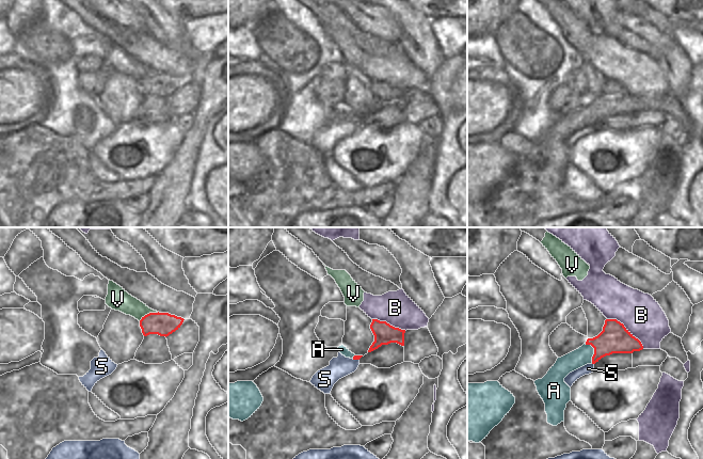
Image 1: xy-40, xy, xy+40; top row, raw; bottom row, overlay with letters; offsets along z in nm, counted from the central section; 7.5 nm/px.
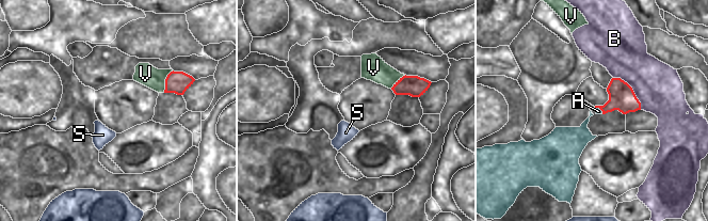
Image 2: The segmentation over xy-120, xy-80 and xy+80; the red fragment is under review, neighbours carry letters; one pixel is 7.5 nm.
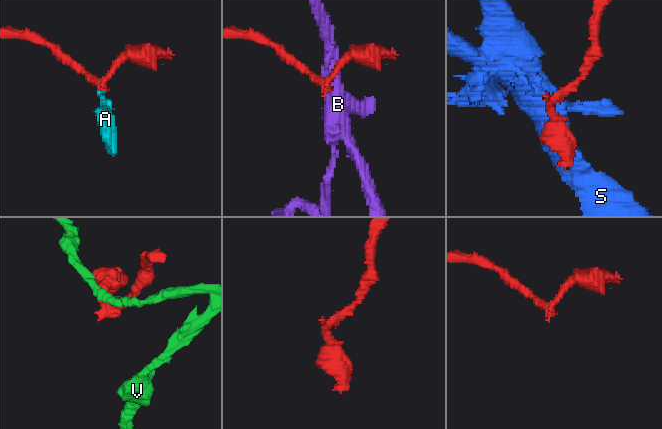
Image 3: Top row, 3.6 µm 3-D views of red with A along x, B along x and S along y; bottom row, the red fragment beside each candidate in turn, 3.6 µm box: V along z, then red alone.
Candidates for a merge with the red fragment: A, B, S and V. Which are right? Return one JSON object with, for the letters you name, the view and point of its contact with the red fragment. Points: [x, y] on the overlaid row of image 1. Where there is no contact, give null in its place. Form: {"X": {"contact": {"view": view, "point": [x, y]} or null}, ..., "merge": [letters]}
{"merge": []}

